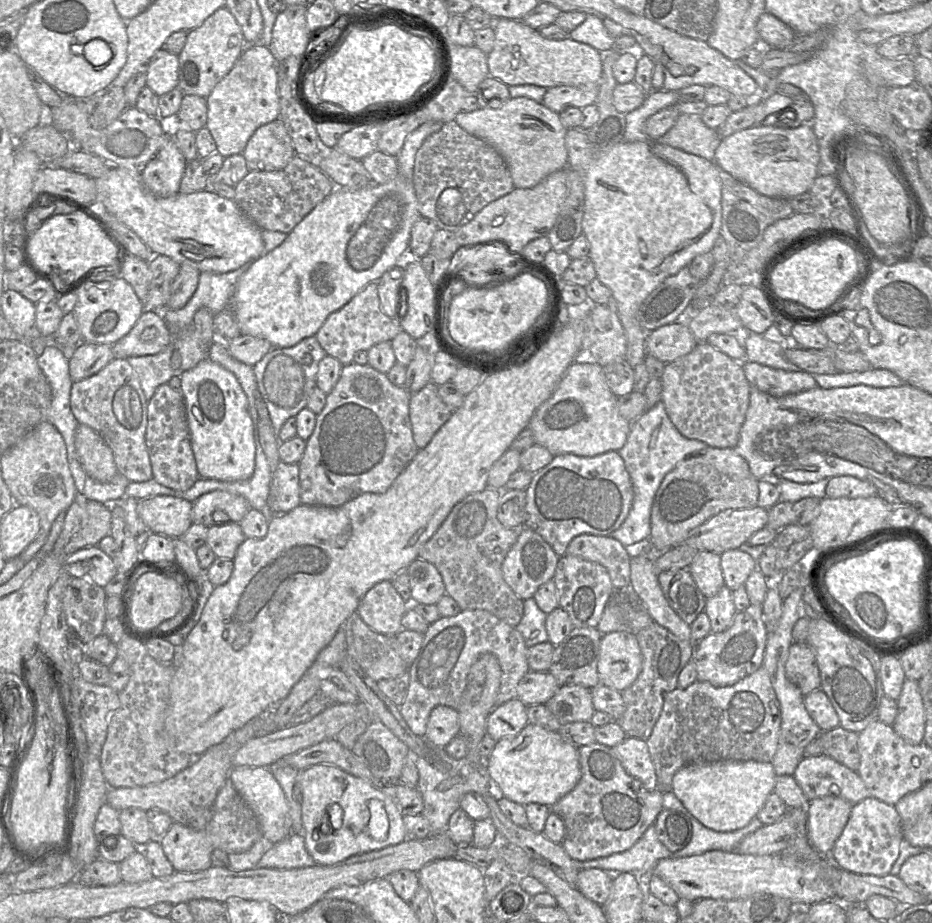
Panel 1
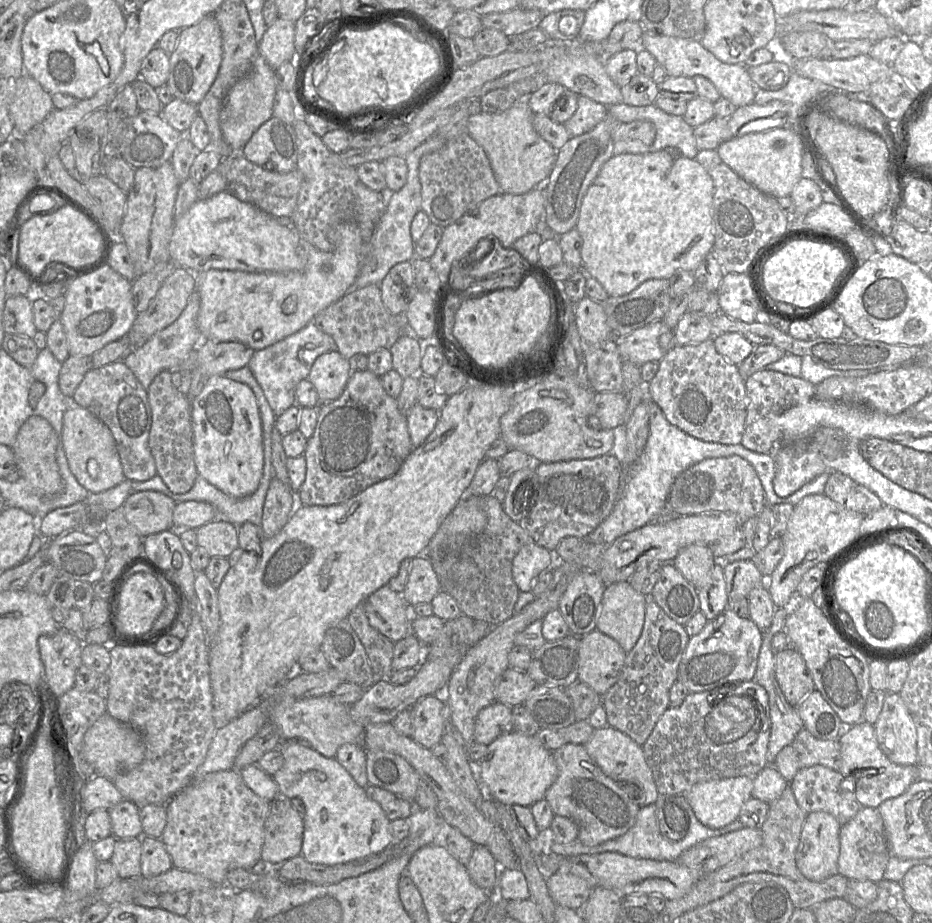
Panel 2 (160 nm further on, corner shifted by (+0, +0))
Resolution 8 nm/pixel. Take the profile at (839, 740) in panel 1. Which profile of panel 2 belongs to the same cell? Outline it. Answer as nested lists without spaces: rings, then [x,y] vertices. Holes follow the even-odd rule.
[[[802,728],[791,746],[798,753],[800,769],[814,765],[822,765],[836,771],[840,768],[841,751],[838,739],[821,740]]]

